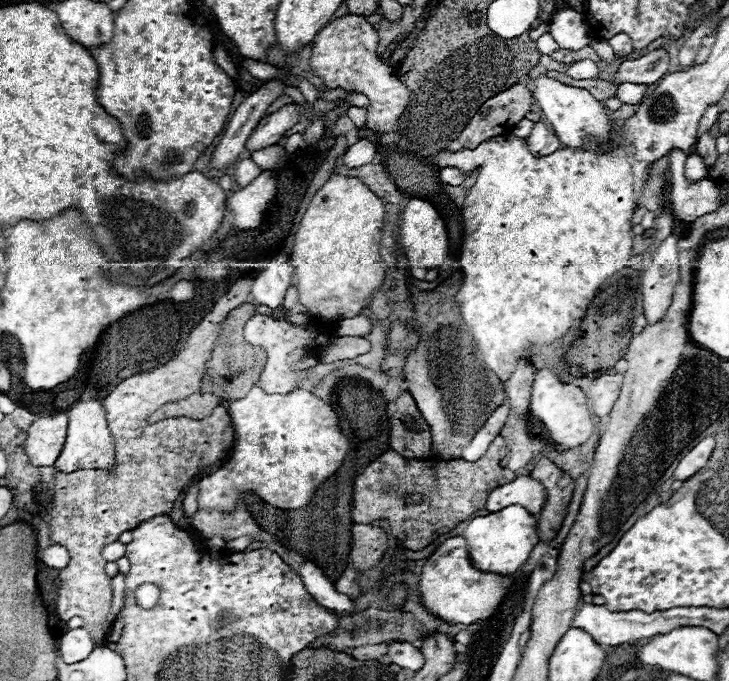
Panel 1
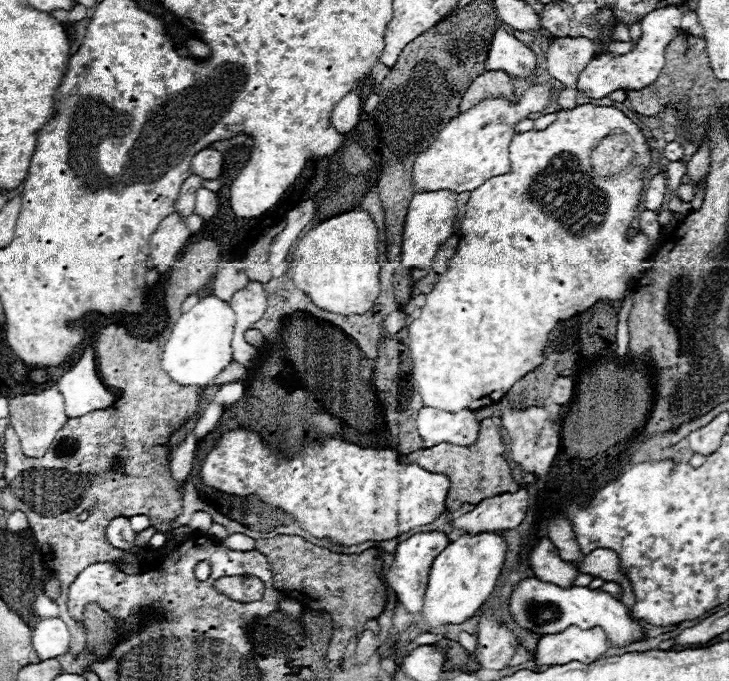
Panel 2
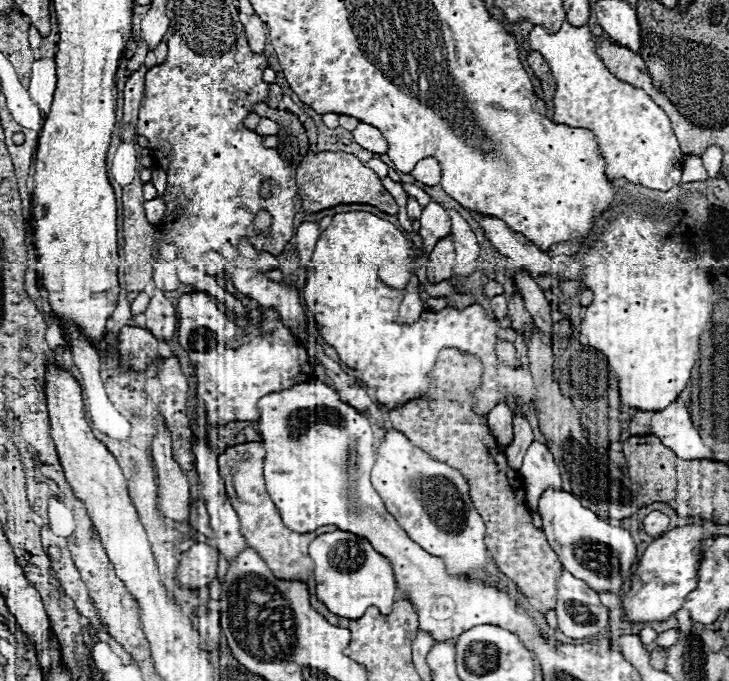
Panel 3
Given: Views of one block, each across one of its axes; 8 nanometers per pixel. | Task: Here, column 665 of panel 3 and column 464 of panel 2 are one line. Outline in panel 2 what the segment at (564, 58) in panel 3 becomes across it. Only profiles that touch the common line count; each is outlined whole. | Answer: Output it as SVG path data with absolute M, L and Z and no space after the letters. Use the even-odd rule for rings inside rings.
M548 82L532 84L514 102L508 102L502 96L488 98L472 106L470 110L454 116L438 132L434 142L416 156L412 164L412 184L418 190L448 188L454 192L464 192L464 190L478 188L480 184L484 184L484 180L490 180L492 176L510 172L508 146L512 138L518 134L514 132L514 126L520 120L528 118L528 114L544 110L556 98L555 90L550 88Z

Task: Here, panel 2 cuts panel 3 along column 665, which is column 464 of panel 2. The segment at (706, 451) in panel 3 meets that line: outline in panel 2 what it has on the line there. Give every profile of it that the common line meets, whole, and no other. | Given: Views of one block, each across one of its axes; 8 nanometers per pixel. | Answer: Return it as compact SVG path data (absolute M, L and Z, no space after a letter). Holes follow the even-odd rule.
M422 408L416 416L416 430L424 448L436 446L440 442L470 446L478 436L478 428L480 422L476 420L476 412L468 408L460 412Z

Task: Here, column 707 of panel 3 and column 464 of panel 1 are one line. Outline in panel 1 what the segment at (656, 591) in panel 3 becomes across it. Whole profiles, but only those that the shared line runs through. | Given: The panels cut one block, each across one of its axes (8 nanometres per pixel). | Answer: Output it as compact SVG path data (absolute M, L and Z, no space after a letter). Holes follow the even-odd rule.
M514 504L500 512L492 512L488 516L474 518L466 526L462 536L468 546L468 558L476 570L508 576L508 574L514 574L518 570L518 566L522 566L526 562L528 554L538 544L538 522L522 506Z

